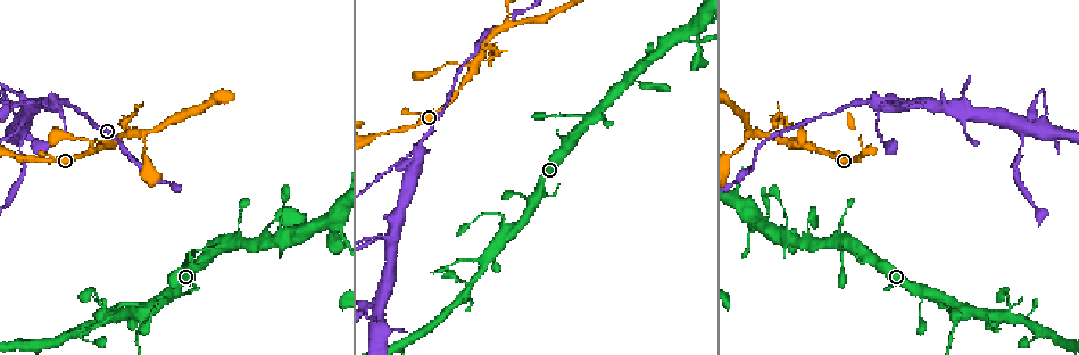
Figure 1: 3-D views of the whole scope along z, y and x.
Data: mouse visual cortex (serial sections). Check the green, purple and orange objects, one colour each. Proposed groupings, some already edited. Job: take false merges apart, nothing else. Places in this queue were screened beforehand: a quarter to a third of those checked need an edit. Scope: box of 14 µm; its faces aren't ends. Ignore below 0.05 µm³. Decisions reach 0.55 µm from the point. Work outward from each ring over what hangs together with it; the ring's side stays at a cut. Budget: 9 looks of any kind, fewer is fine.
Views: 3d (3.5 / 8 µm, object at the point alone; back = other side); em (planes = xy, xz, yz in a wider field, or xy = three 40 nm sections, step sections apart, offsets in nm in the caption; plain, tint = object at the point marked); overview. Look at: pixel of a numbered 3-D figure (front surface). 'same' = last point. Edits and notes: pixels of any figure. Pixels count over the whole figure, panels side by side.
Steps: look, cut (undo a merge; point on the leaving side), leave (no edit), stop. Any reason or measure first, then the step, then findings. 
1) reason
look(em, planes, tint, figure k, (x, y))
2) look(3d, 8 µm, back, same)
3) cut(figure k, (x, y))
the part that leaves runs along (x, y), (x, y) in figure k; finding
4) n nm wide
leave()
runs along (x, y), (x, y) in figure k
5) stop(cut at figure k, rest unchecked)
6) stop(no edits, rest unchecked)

four-way junction
look(3d, 8 µm, figure 1, (55, 104))

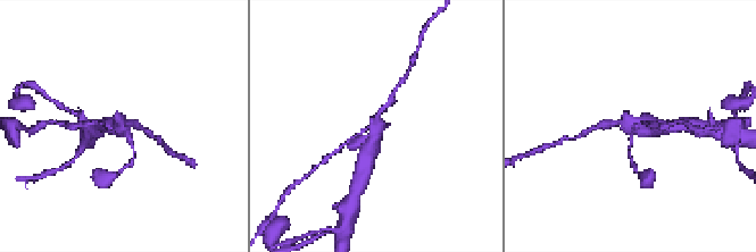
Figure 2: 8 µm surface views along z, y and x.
zoom in
look(3d, 3.5 µm, back, figure 2, (122, 123))

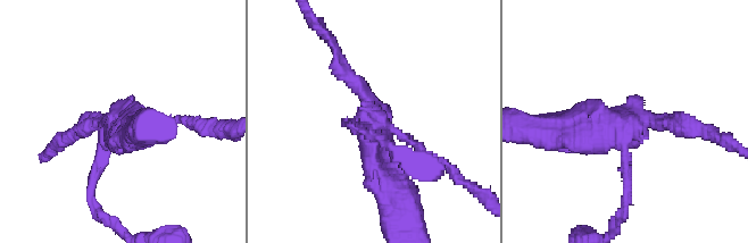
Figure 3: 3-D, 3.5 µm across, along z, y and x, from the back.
4 arms; arms of 100, 150, 200, 400 nm; shape alone is not enough
look(em, planes, tint, figure 3, (623, 124))

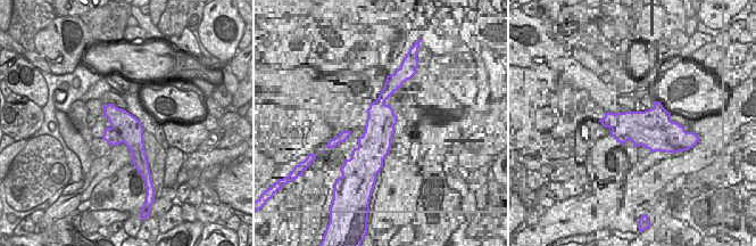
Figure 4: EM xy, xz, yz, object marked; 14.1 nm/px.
cut(figure 3, (590, 110))
border along (111, 126), (123, 141) in figure 4; two cells meet here

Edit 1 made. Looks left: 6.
a fork
look(3d, 3.5 µm, figure 1, (122, 135))

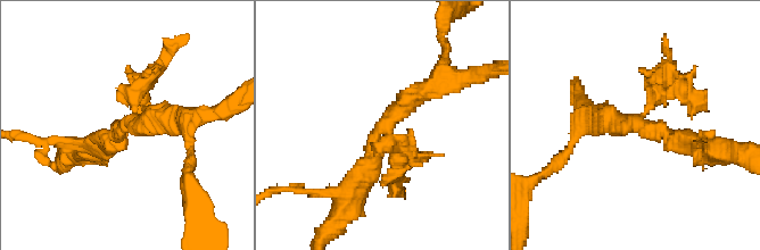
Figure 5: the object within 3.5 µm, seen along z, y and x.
look(em, xy, step 3, tint, figure 5, (381, 127))

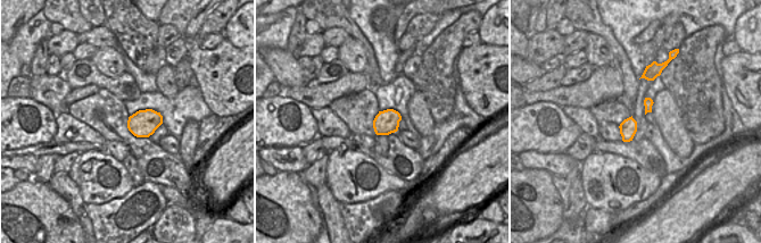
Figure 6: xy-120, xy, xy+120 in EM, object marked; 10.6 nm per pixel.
cut it another way
look(em, xy, step 2, tint, same)

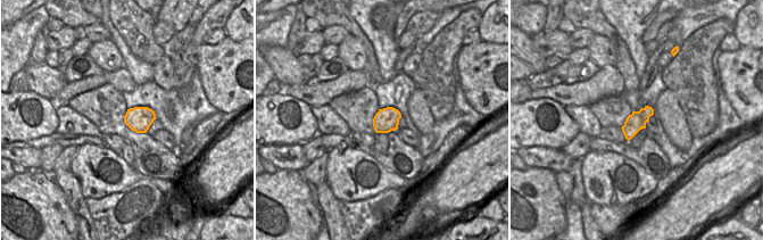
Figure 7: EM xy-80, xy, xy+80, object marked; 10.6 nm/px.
cut(figure 5, (402, 139))
the part that leaves runs along (389, 134), (393, 188), (404, 199) in figure 5; a second cell is stuck on

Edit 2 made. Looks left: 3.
look(overview)

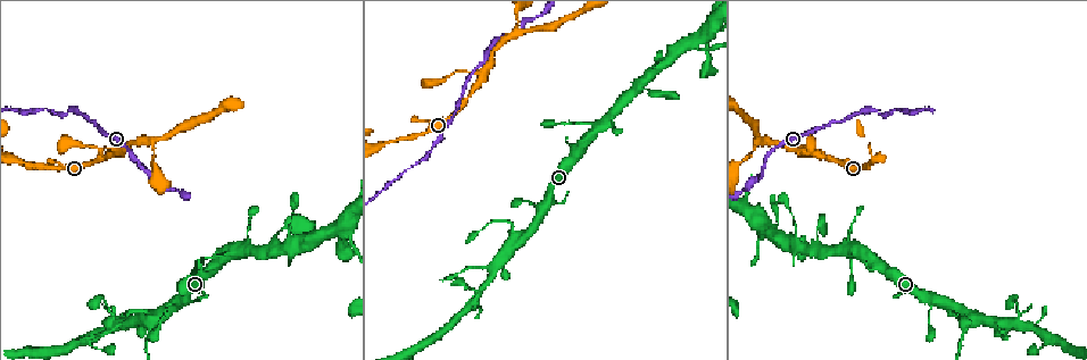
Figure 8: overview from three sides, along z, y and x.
thick turns thin
look(3d, 3.5 µm, figure 8, (154, 318))

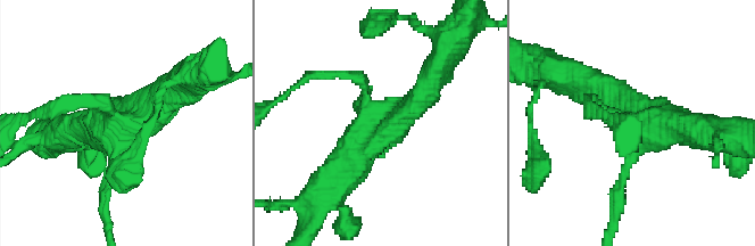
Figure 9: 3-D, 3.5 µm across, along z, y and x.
4 arms; arms of 150, 150, 350, 500 nm
look(em, xy, step 2, tint, figure 9, (131, 123))

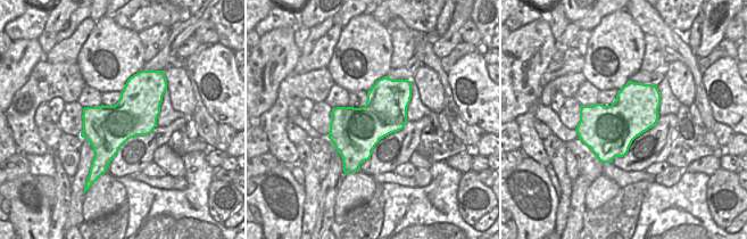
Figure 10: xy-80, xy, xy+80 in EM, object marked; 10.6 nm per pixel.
leave()
runs along (433, 78), (335, 174) in figure 9; one cell here

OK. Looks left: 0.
stop(cut at figure 3, cut at figure 5, rest unchecked)

